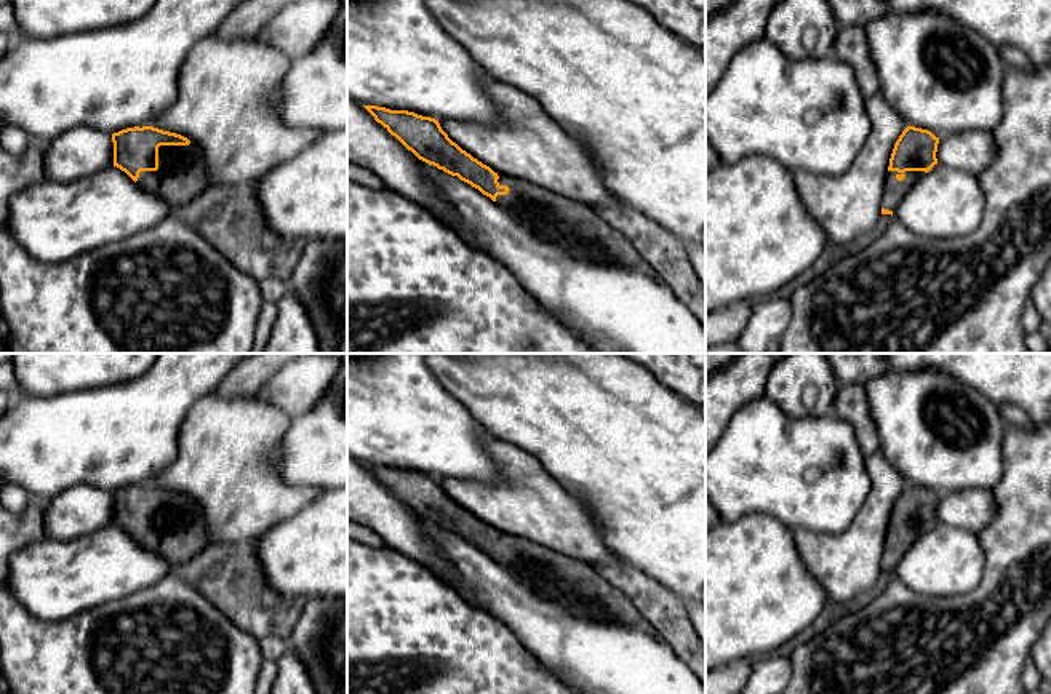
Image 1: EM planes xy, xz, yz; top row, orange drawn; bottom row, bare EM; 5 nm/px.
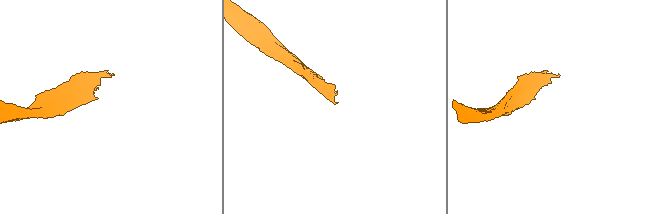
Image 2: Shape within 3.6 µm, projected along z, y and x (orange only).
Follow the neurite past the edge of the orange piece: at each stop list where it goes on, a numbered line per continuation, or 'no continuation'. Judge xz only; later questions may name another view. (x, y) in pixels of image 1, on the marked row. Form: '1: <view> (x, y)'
1: xz (568, 223)

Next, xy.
1: xy (181, 176)

